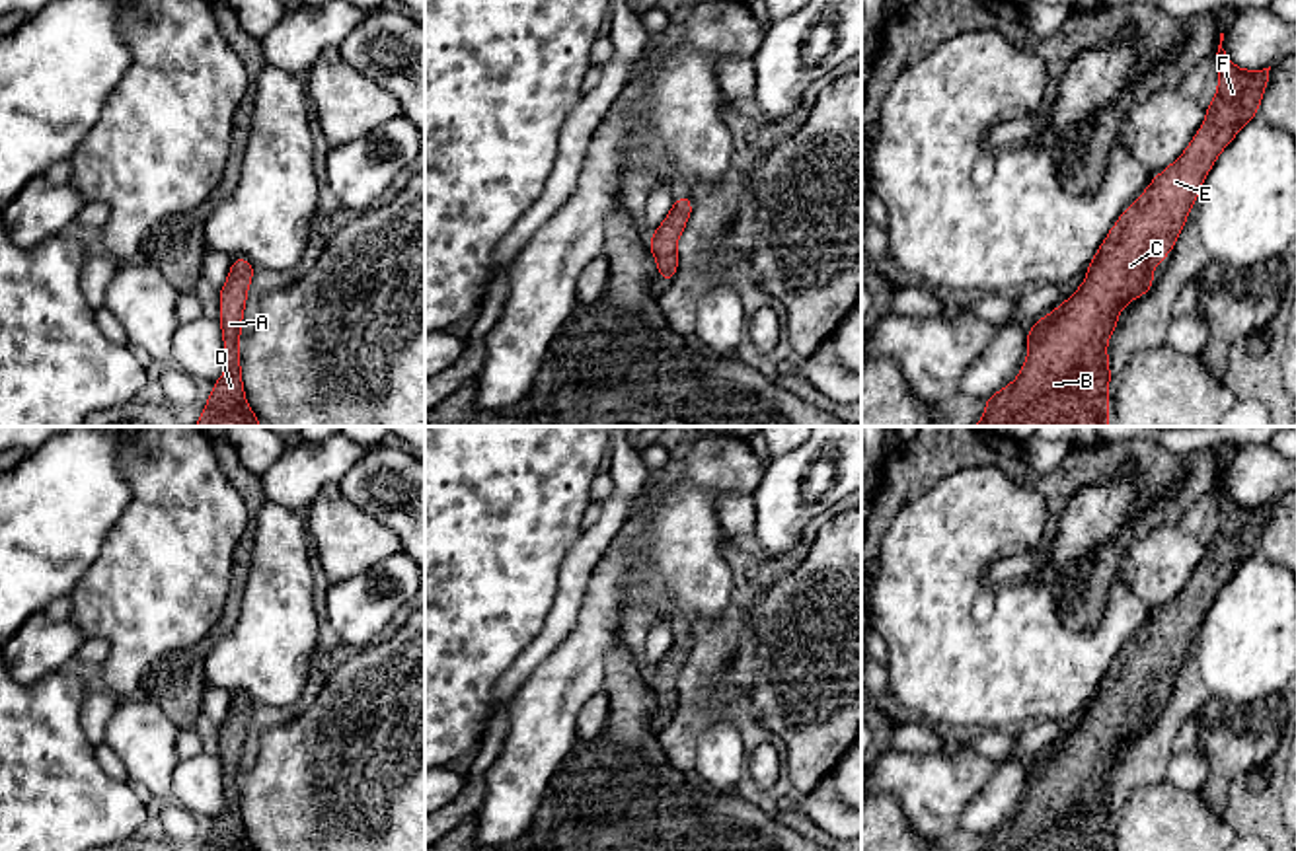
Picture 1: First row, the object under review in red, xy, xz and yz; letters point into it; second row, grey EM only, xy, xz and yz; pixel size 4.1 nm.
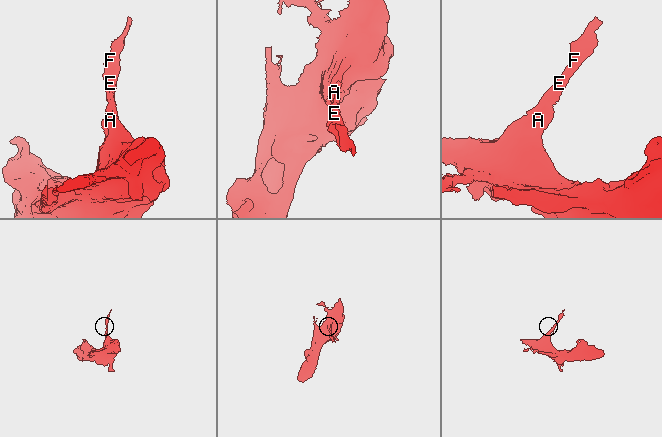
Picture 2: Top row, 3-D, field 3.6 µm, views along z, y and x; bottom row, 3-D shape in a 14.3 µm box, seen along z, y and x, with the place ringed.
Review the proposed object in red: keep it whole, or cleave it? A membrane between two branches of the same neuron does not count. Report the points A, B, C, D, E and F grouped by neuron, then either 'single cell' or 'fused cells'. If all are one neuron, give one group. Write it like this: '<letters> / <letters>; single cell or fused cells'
A B C D E F; single cell

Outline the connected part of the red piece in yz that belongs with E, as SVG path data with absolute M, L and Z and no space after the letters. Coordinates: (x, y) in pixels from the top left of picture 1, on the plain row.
M1224 469L1216 489L1218 530L1206 543L1206 555L1199 569L1179 592L1152 615L1148 625L1121 650L1105 678L1089 697L1084 721L1047 754L1037 756L1027 765L1027 795L1015 818L1008 820L998 830L984 835L984 851L1109 851L1109 795L1107 775L1119 759L1119 748L1138 732L1144 732L1156 719L1152 703L1163 699L1163 693L1173 687L1173 680L1187 658L1189 645L1197 639L1199 627L1220 588L1236 574L1239 565L1259 549L1259 539L1269 518L1269 504L1239 506L1234 502L1222 485Z

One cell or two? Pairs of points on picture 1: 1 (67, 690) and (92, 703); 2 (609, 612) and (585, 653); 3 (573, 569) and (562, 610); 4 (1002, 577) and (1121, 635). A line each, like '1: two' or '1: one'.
1: two
2: one
3: one
4: two

